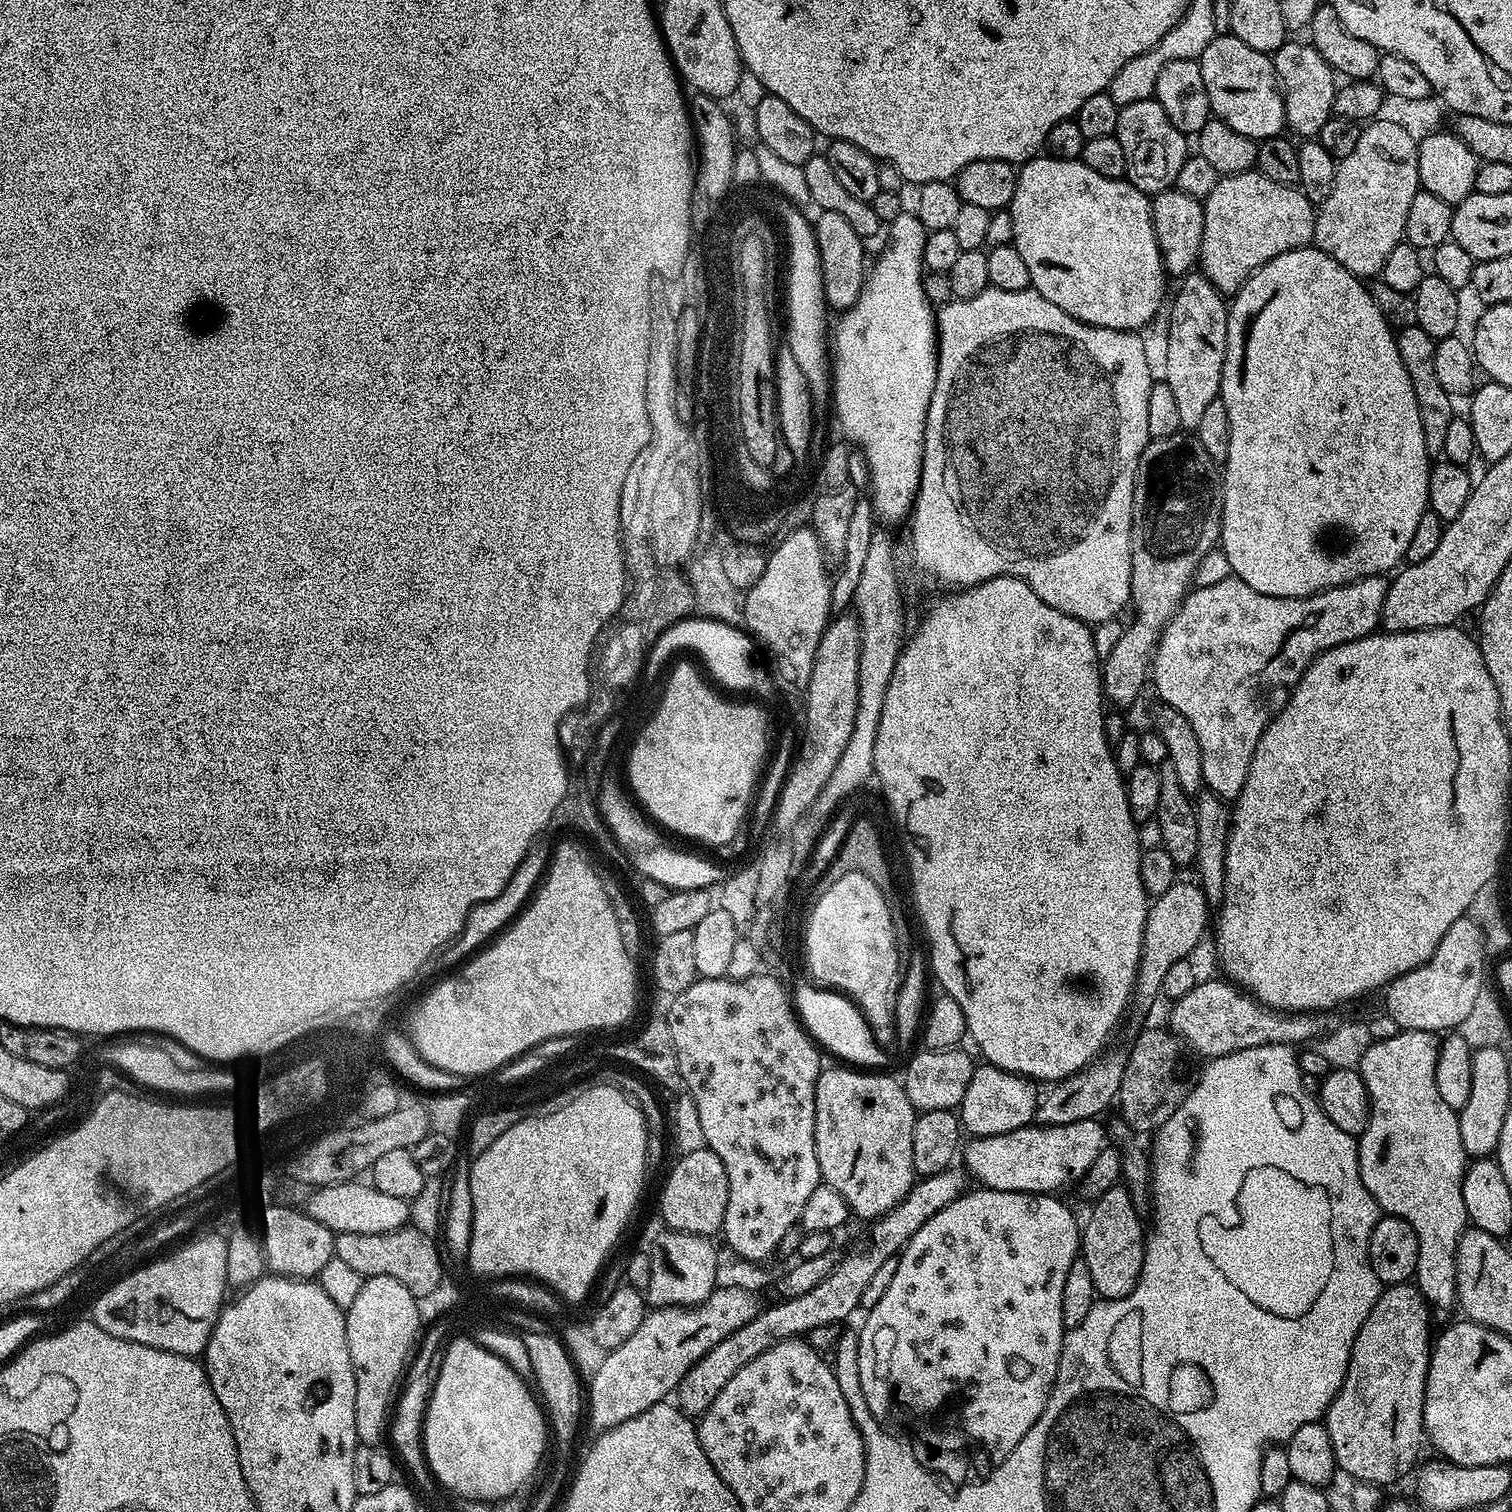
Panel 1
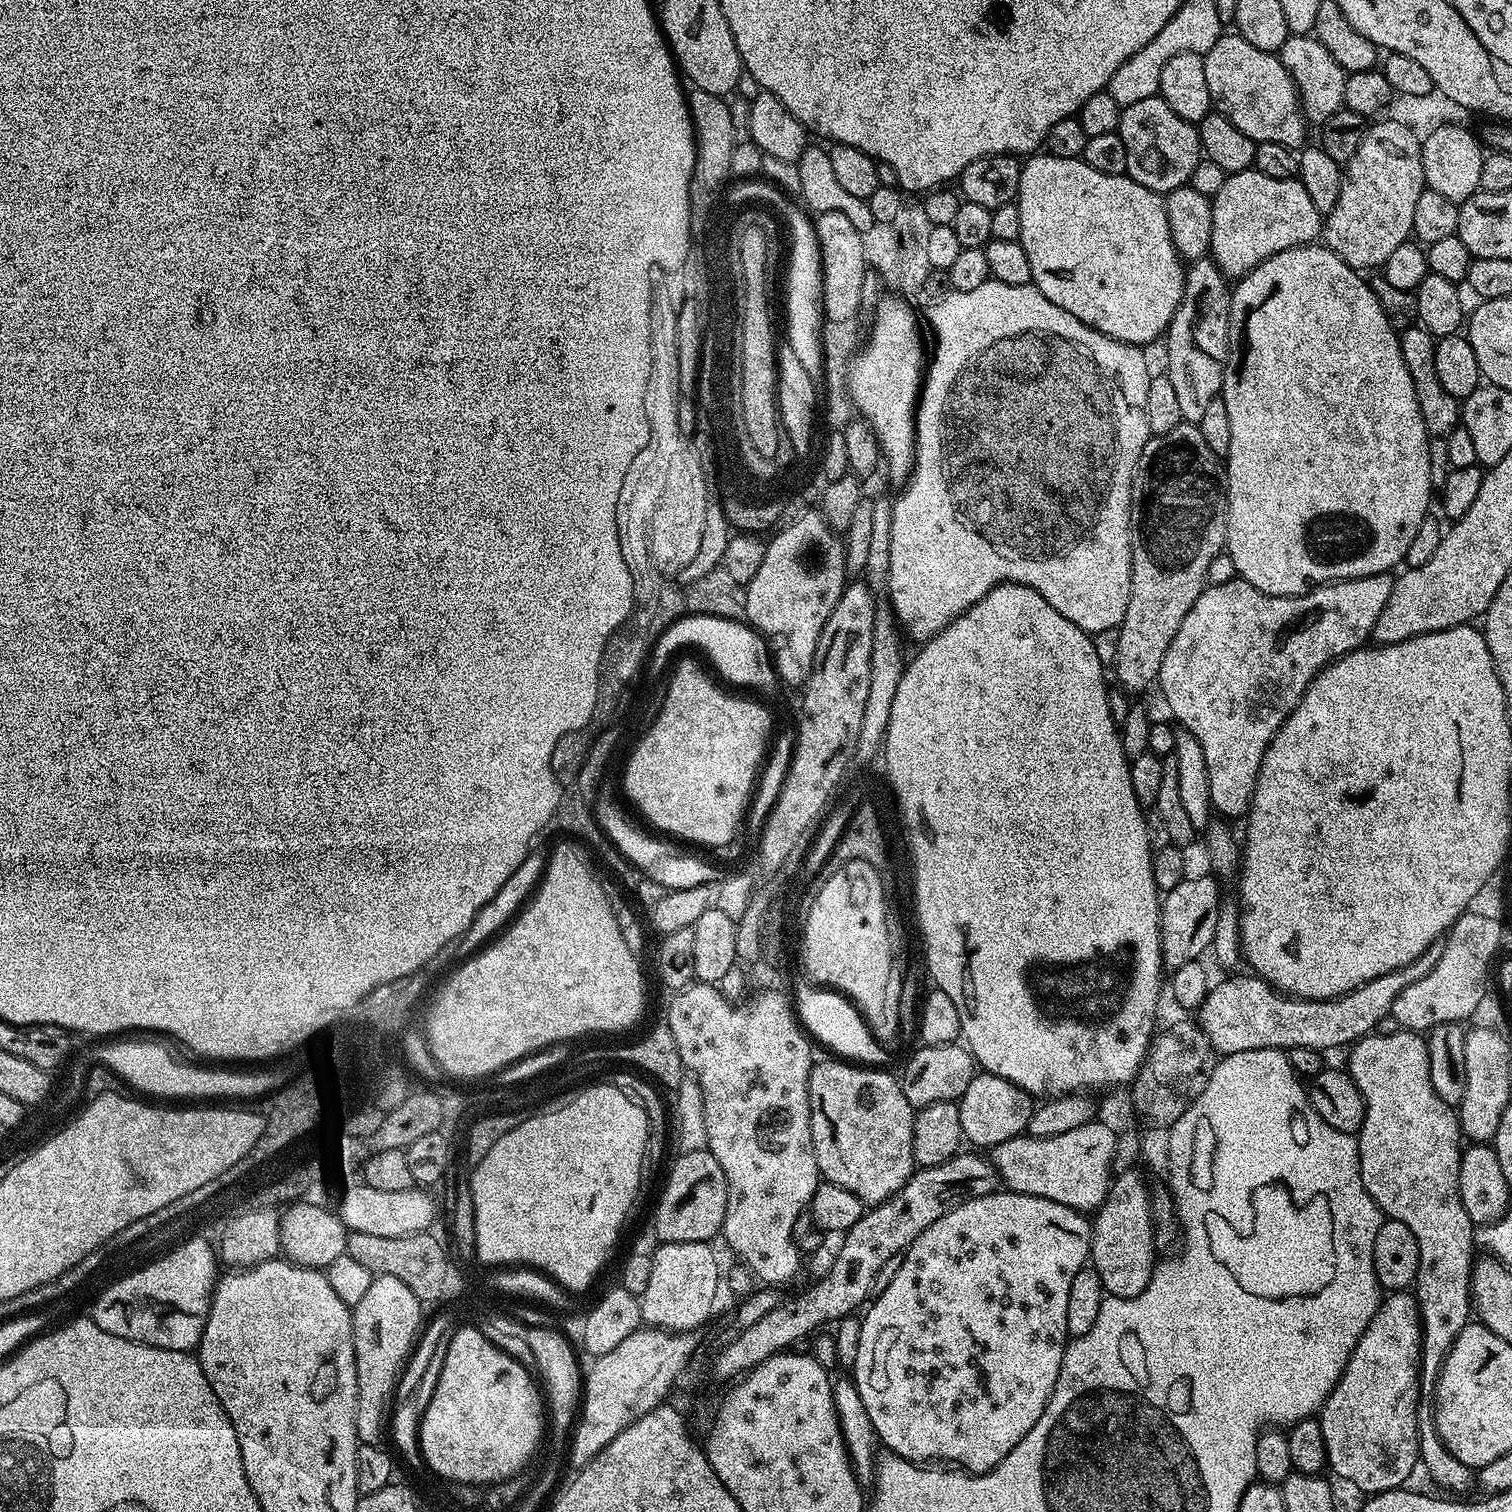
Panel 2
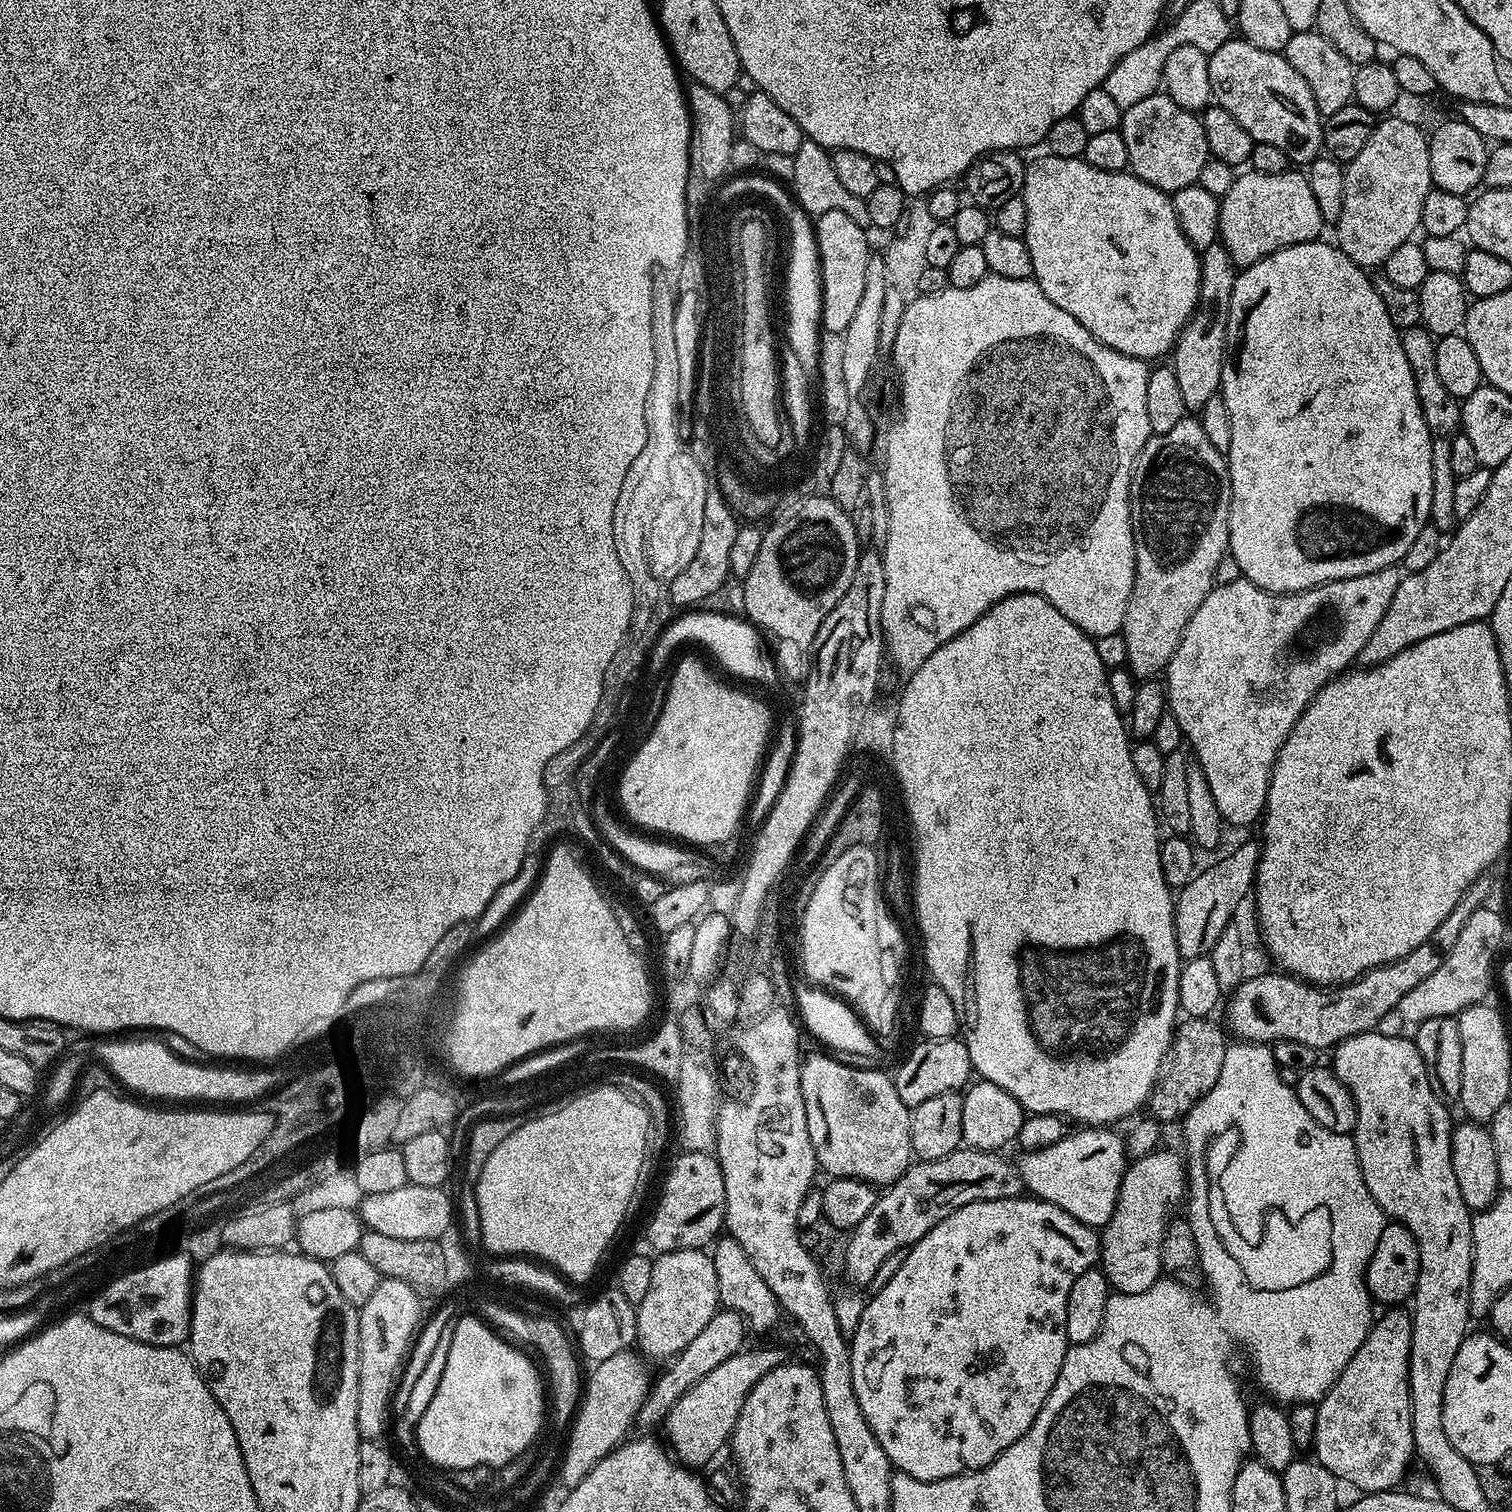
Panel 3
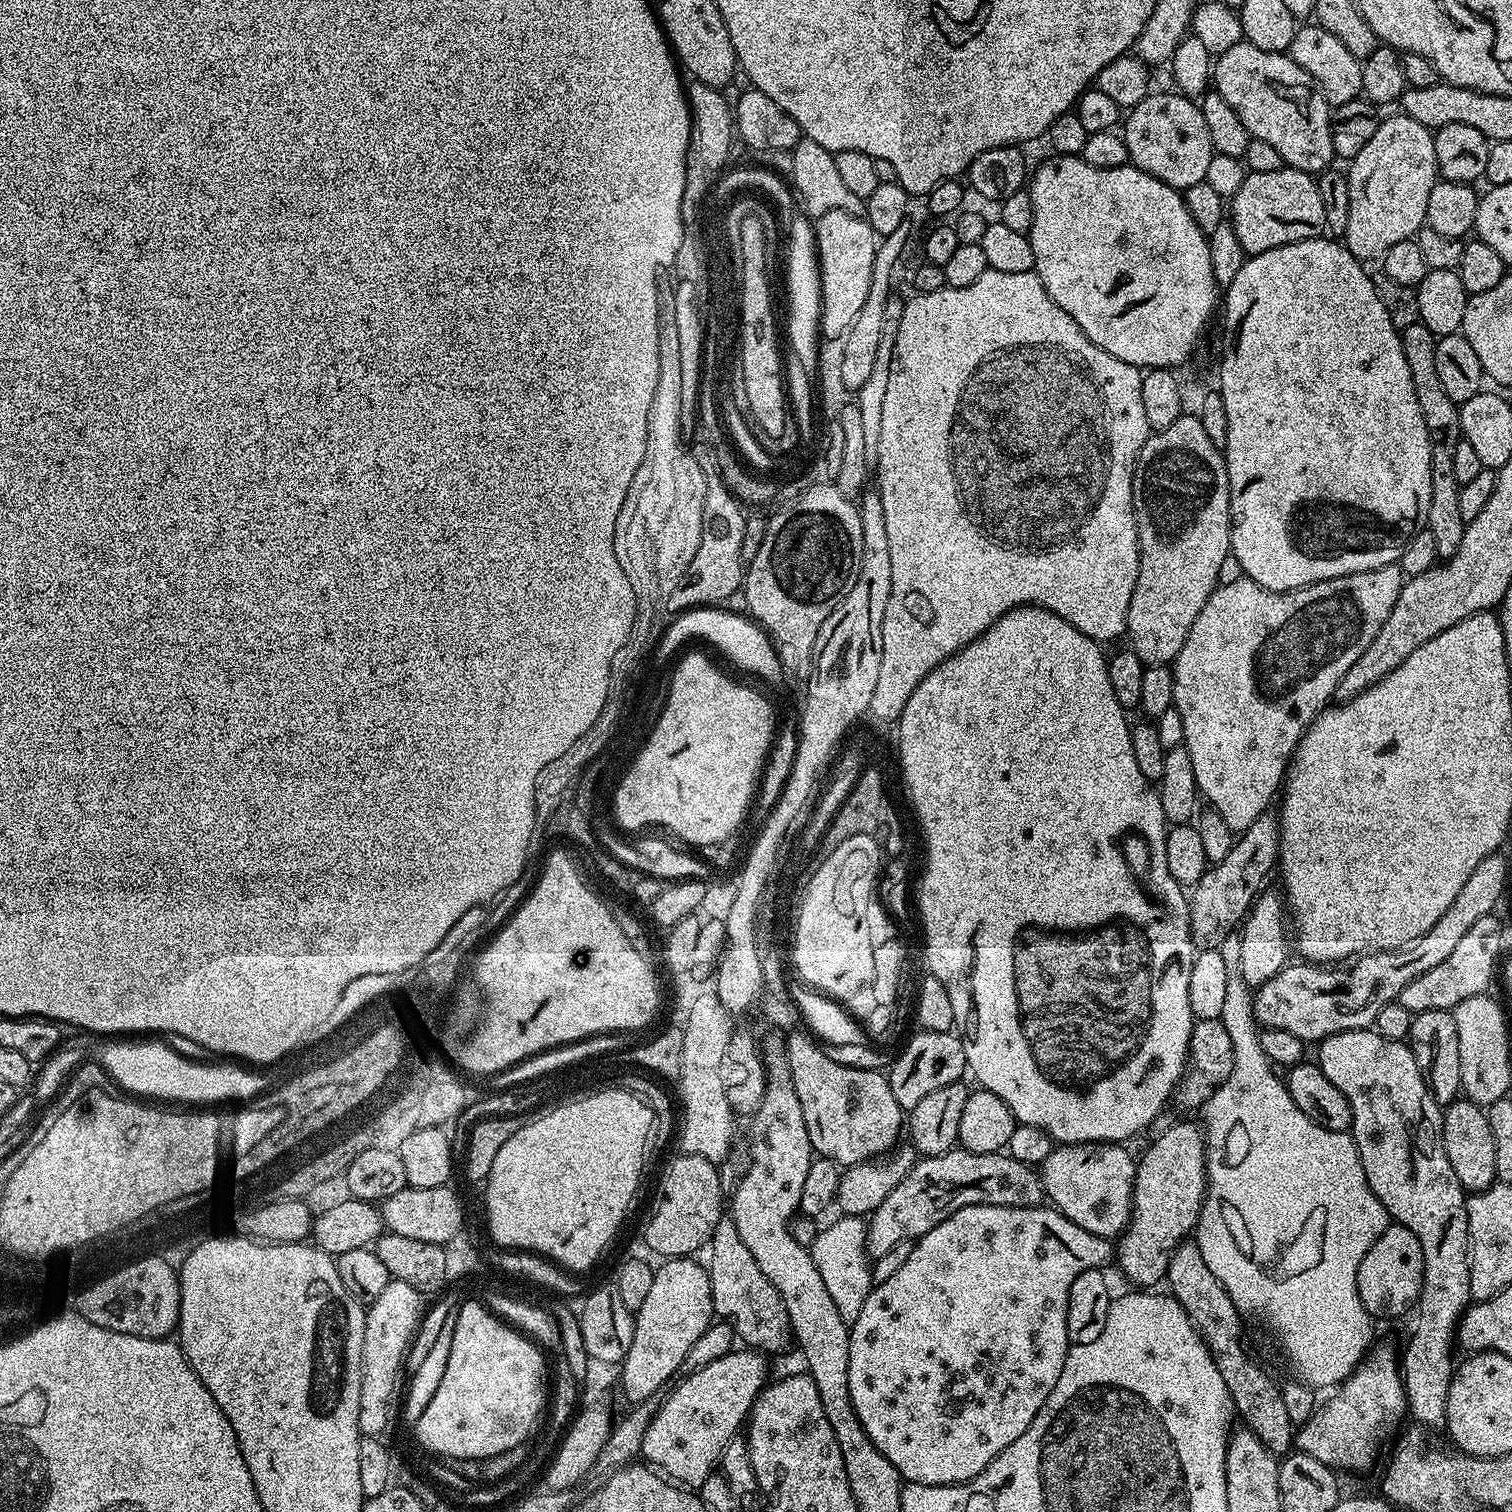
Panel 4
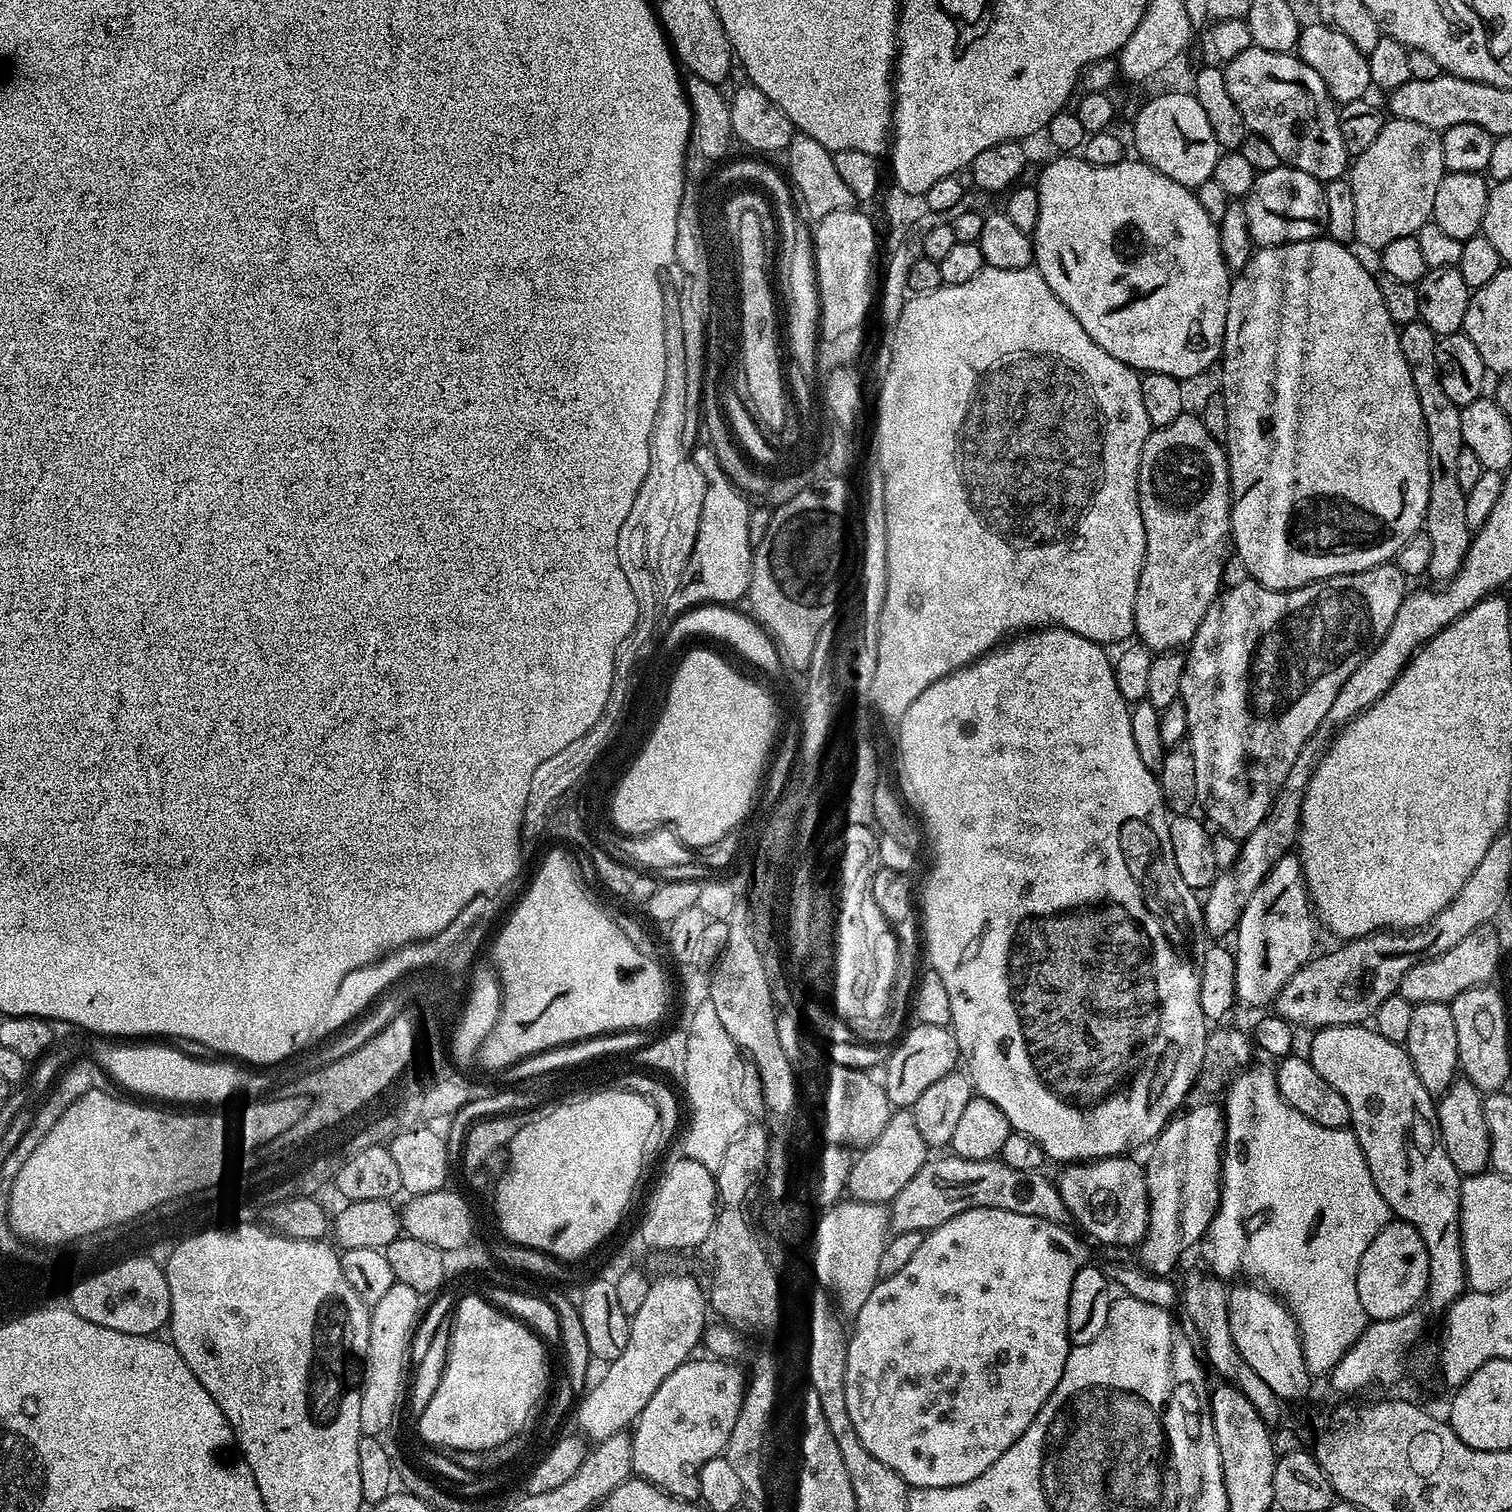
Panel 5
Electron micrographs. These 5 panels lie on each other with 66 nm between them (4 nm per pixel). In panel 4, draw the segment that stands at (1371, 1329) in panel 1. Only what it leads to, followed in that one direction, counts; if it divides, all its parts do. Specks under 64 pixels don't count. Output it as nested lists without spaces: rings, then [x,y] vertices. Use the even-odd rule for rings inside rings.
[[[1379,1344],[1365,1355],[1356,1371],[1331,1393],[1333,1396],[1325,1404],[1323,1401],[1319,1411],[1305,1424],[1299,1425],[1295,1433],[1294,1444],[1299,1451],[1310,1454],[1310,1458],[1318,1458],[1318,1462],[1333,1470],[1366,1471],[1379,1458],[1380,1447],[1397,1435],[1400,1419],[1405,1419],[1408,1411],[1398,1352],[1388,1344]]]

